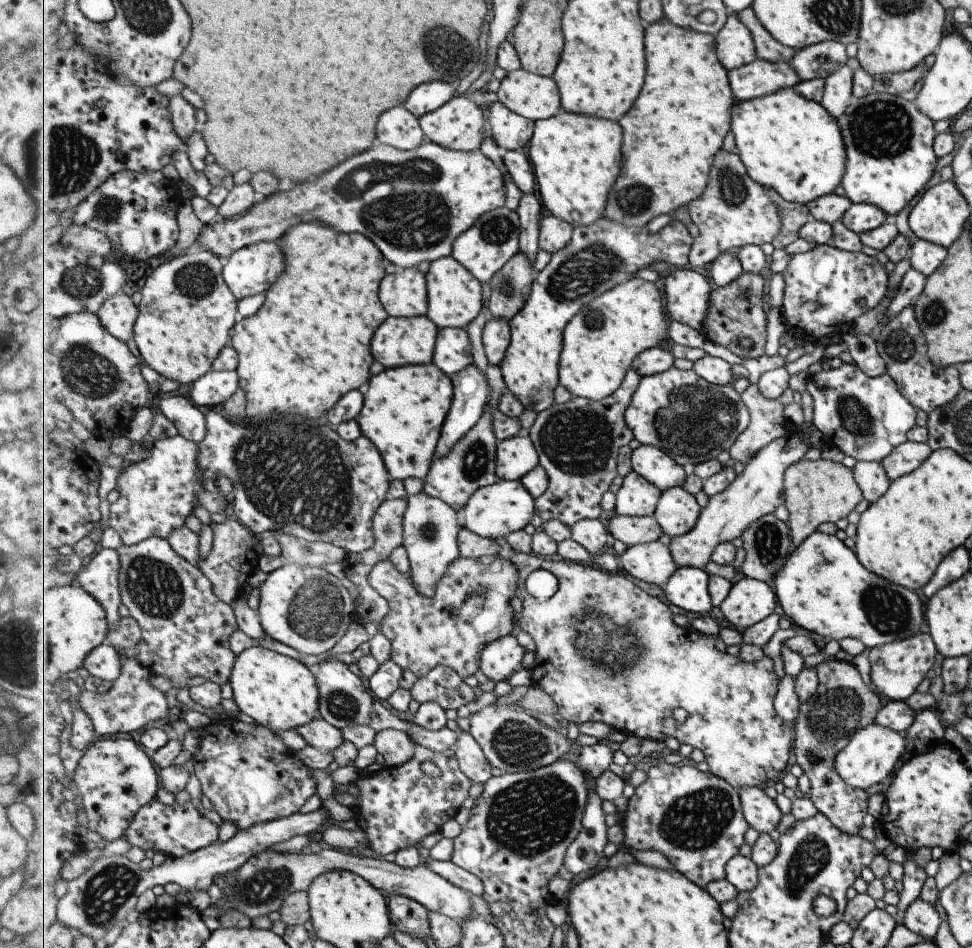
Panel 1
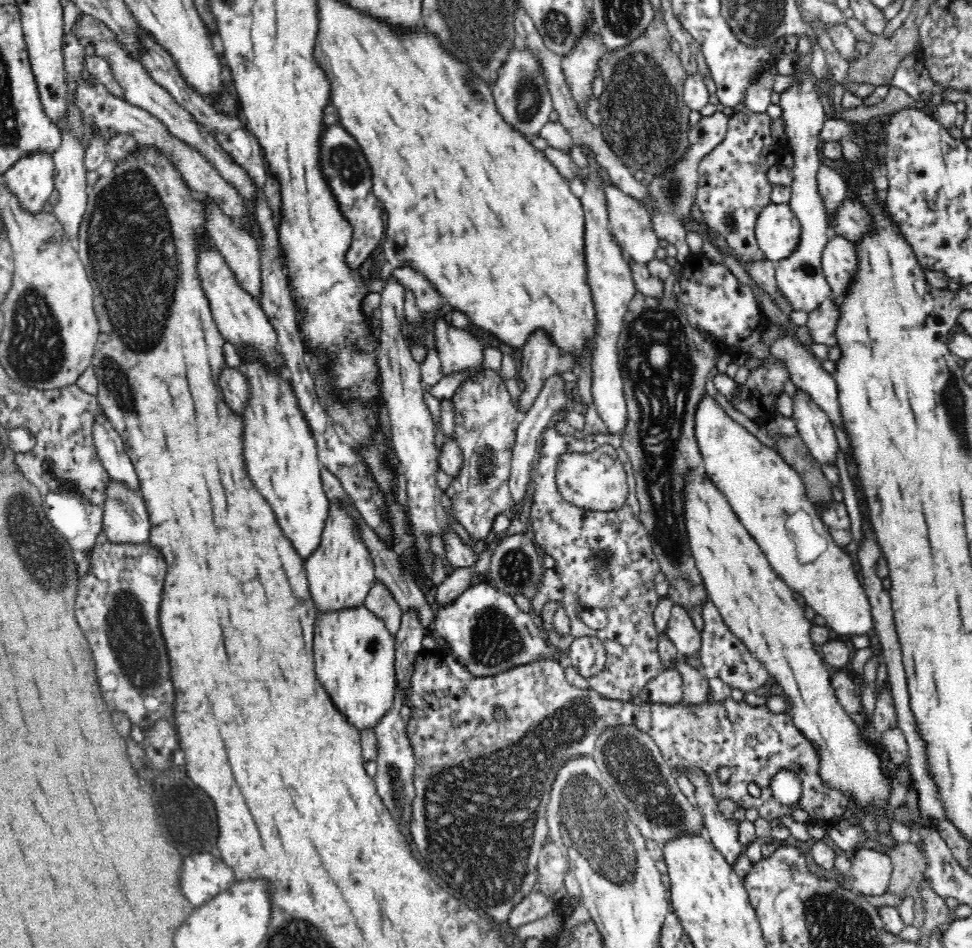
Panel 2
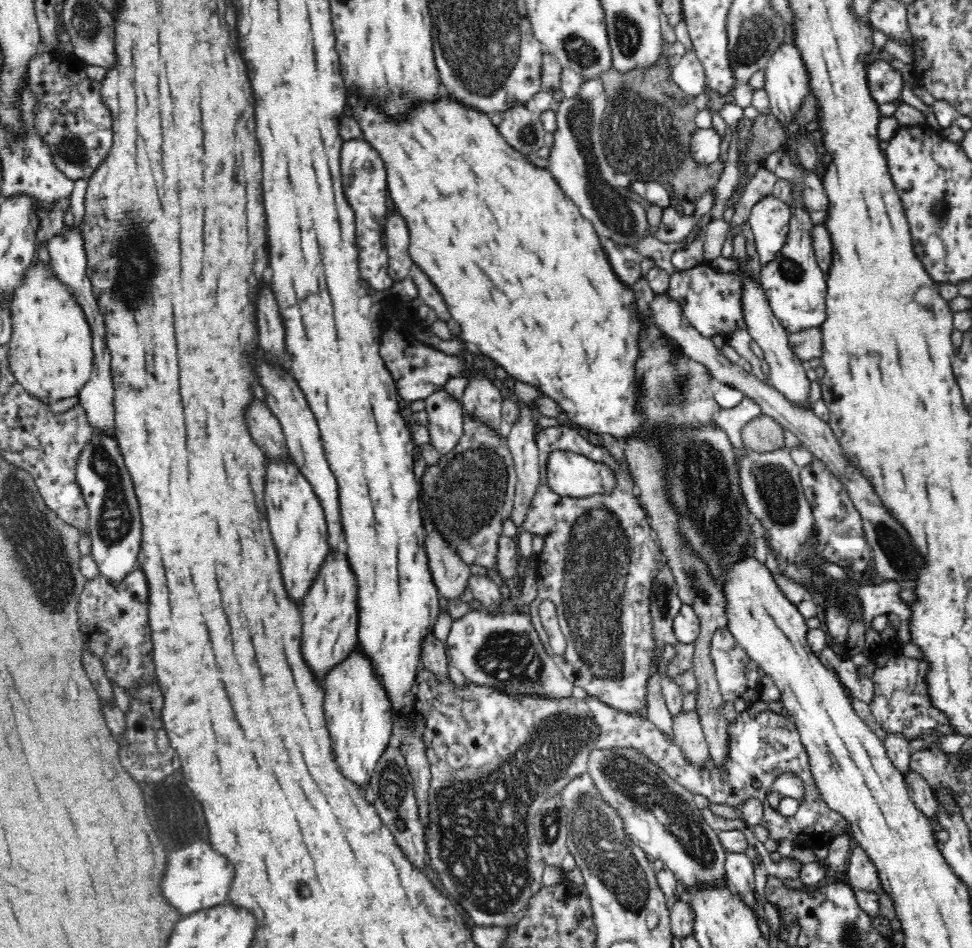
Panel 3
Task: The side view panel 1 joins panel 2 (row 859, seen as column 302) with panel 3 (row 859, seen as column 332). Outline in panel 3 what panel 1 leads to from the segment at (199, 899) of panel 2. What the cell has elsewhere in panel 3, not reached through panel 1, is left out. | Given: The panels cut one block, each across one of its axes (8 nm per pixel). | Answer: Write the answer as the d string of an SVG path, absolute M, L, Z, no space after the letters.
M195 840L186 848L170 854L168 876L164 878L164 896L186 915L228 902L235 868L225 856L211 848L208 840Z

